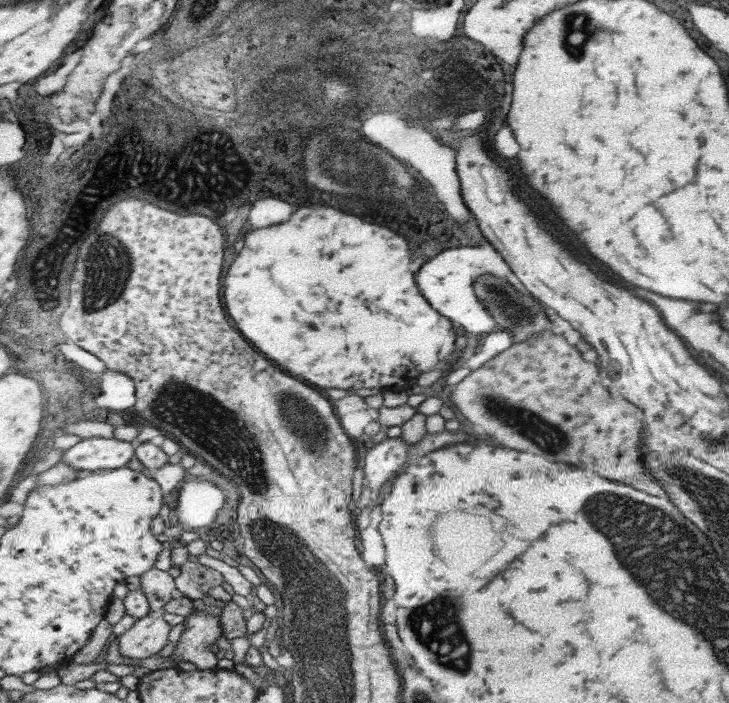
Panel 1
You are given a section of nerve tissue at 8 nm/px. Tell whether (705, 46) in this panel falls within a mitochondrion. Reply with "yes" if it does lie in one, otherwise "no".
no

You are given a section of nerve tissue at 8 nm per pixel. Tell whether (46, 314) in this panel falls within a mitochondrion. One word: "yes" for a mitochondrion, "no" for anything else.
no

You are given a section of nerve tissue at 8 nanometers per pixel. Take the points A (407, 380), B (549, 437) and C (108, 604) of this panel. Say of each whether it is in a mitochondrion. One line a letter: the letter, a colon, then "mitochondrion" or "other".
A: other
B: mitochondrion
C: other

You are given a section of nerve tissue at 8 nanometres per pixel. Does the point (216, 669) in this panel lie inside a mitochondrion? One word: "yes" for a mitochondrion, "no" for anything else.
no

